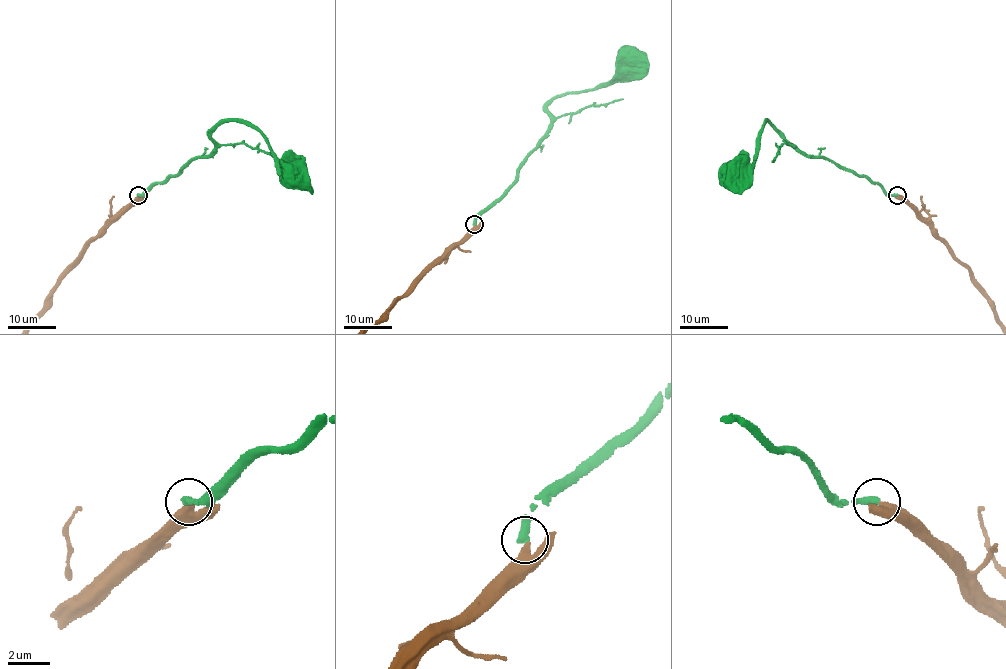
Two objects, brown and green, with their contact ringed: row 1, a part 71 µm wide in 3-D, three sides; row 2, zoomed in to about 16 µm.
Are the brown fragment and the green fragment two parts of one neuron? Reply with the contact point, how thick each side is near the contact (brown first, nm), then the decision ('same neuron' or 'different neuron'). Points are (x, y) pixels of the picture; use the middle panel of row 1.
place (474, 224); calibres 360 and 400 nm; different neuron

